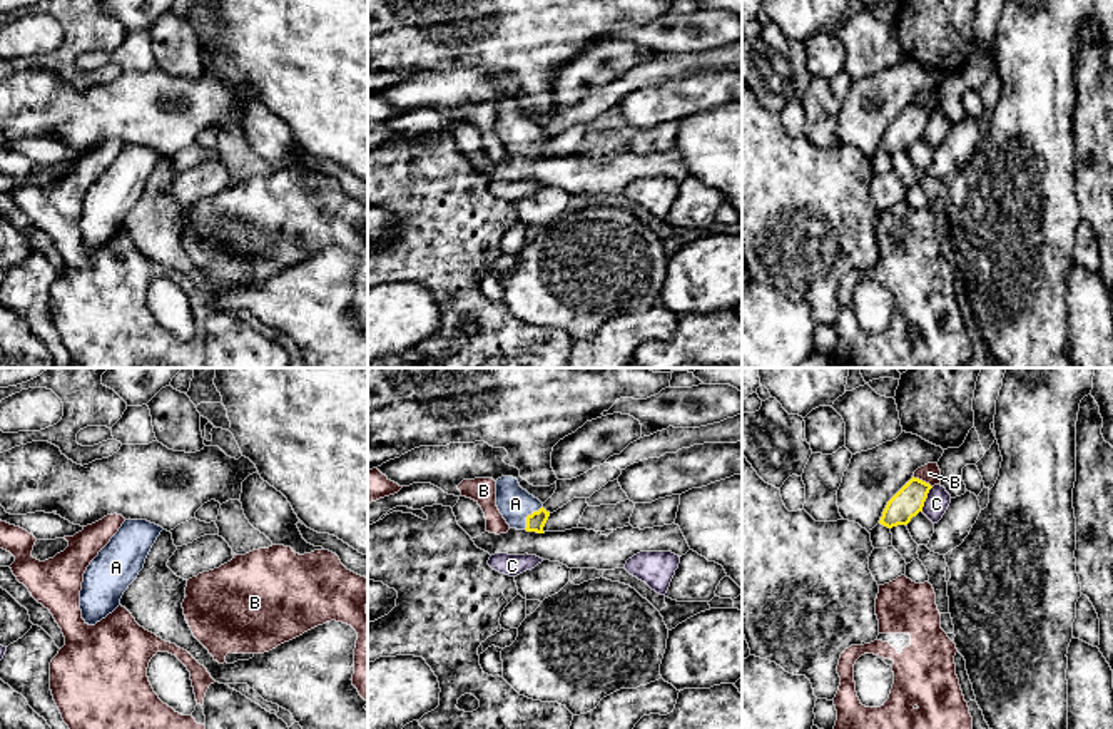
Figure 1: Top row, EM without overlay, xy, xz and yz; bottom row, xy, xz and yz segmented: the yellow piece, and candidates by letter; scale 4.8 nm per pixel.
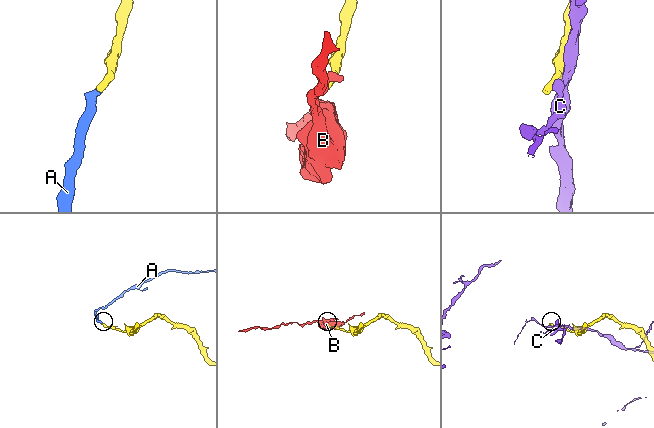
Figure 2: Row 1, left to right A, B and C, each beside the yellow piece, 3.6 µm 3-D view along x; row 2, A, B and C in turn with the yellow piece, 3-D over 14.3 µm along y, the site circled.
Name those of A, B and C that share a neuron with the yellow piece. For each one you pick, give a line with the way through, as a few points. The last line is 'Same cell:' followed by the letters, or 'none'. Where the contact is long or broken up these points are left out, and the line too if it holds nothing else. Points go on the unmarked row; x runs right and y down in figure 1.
A: Path across: xz (535, 147), (528, 141), (515, 129)
Same cell: A

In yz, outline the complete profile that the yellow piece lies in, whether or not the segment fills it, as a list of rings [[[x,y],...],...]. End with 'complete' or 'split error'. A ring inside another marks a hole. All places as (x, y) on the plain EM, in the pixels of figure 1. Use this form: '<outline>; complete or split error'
[[[911,104],[886,130],[881,150],[892,154],[907,150],[912,142],[922,137],[928,119],[933,112],[919,104]]]; complete

